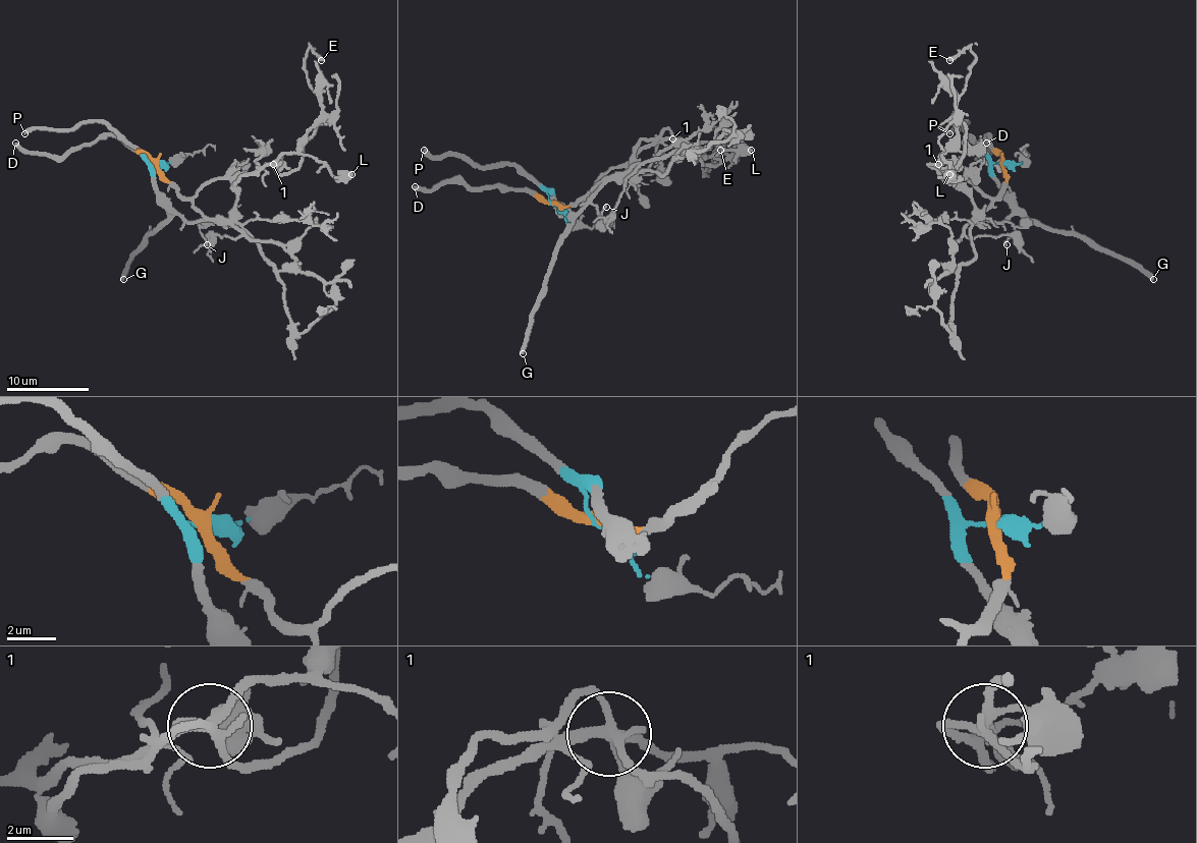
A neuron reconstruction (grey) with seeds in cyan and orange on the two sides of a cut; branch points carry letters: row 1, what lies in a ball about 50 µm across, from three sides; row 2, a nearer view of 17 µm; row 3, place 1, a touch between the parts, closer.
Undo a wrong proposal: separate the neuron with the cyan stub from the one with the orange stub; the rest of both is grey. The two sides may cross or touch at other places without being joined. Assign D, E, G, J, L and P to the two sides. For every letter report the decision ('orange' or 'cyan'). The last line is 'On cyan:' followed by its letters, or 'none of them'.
D: orange
E: orange
G: cyan
J: cyan
L: orange
P: cyan
On cyan: G, J, P

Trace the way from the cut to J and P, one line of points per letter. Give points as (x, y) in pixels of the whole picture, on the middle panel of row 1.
J: (553, 204), (551, 191), (557, 202), (572, 212), (592, 204), (600, 214), (606, 206)
P: (553, 204), (547, 191), (512, 165), (478, 165), (458, 155), (430, 155), (424, 149)

